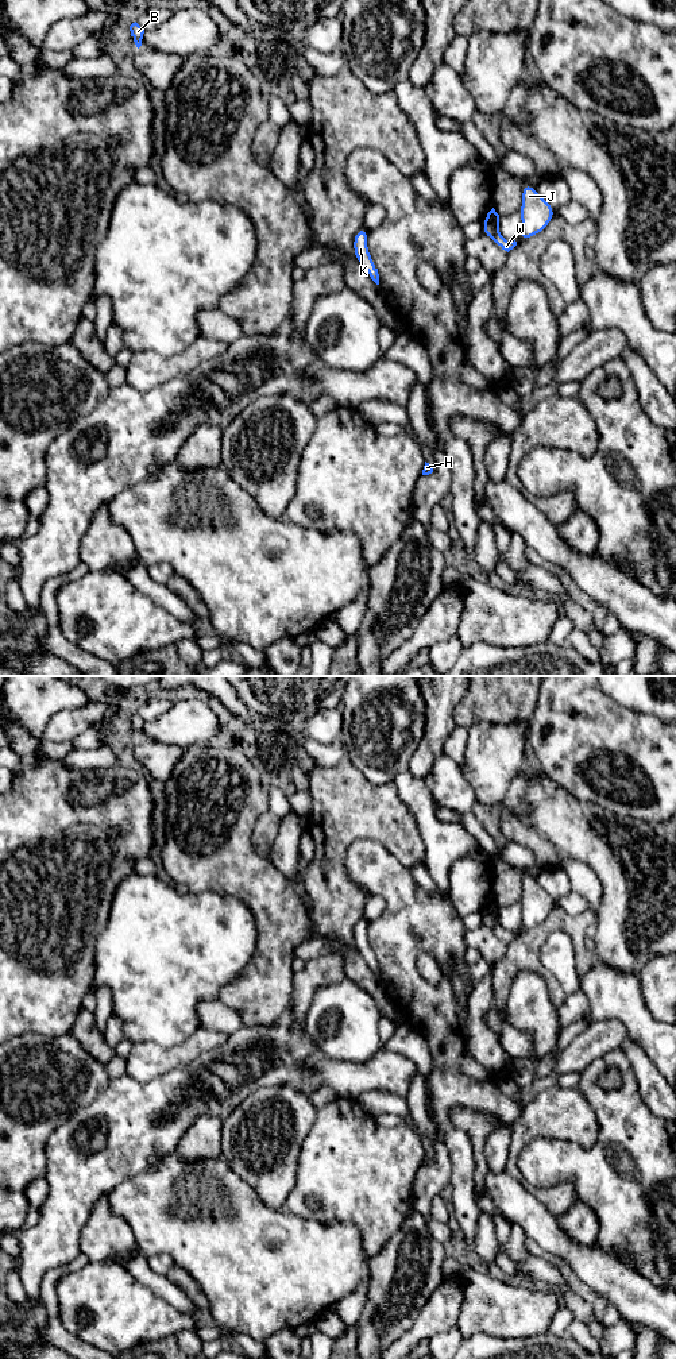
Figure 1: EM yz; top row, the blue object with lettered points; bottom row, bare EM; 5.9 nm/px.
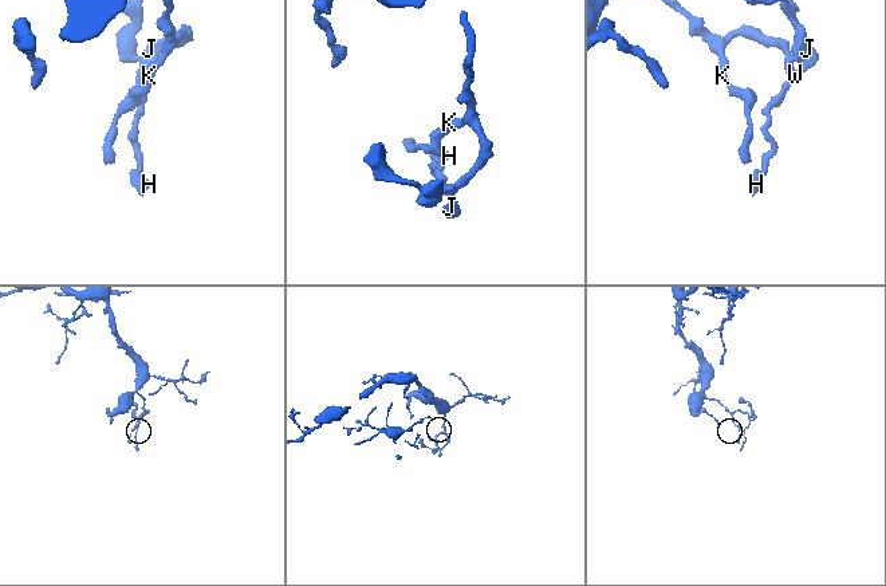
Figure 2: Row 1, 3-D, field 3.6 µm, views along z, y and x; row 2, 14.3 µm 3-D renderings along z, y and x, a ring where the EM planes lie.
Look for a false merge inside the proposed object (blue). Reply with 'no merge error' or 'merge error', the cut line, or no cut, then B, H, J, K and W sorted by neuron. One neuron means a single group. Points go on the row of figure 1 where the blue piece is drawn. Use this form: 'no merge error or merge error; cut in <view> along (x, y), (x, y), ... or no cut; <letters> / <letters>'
merge error; cut in yz along (483, 220), (493, 227), (493, 238); B J K W / H

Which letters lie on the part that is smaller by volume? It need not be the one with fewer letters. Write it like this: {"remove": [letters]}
{"remove": ["H"]}

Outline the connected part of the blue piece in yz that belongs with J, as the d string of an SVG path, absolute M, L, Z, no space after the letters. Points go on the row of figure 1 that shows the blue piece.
M522 185L522 205L519 211L522 225L519 238L525 242L542 232L555 216L555 209L532 185Z

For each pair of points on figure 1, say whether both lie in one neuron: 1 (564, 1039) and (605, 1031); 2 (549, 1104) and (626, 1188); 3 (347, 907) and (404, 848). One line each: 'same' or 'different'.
1: different
2: different
3: same

